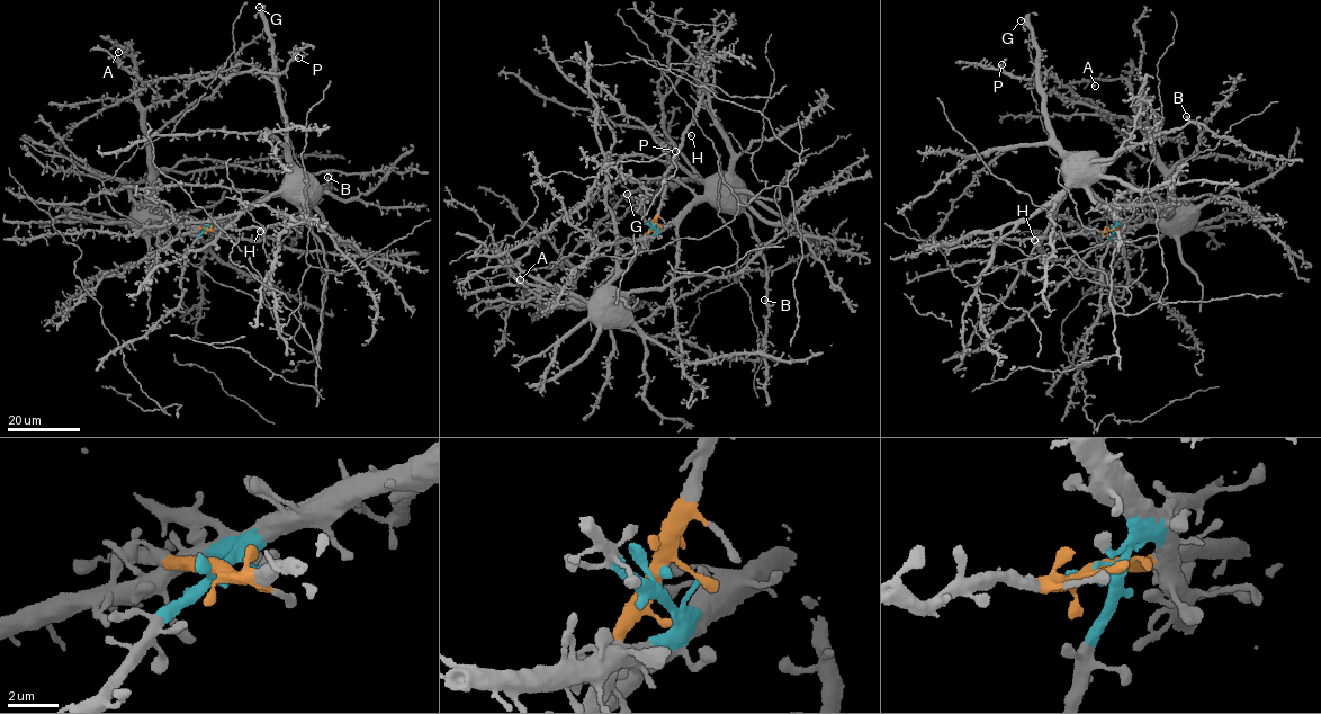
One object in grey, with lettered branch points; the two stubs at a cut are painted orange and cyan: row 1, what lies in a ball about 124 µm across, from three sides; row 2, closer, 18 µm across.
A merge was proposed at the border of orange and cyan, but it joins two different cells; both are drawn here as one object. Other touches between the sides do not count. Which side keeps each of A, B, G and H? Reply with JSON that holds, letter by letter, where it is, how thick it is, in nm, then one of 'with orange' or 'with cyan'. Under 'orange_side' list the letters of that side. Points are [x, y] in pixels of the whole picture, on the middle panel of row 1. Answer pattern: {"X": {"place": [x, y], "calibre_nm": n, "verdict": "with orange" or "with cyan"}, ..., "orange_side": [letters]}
{"A": {"place": [520, 279], "calibre_nm": 400, "verdict": "with orange"}, "B": {"place": [764, 300], "calibre_nm": 400, "verdict": "with cyan"}, "G": {"place": [627, 194], "calibre_nm": 240, "verdict": "with cyan"}, "H": {"place": [691, 135], "calibre_nm": 480, "verdict": "with orange"}, "orange_side": ["A", "H"]}

